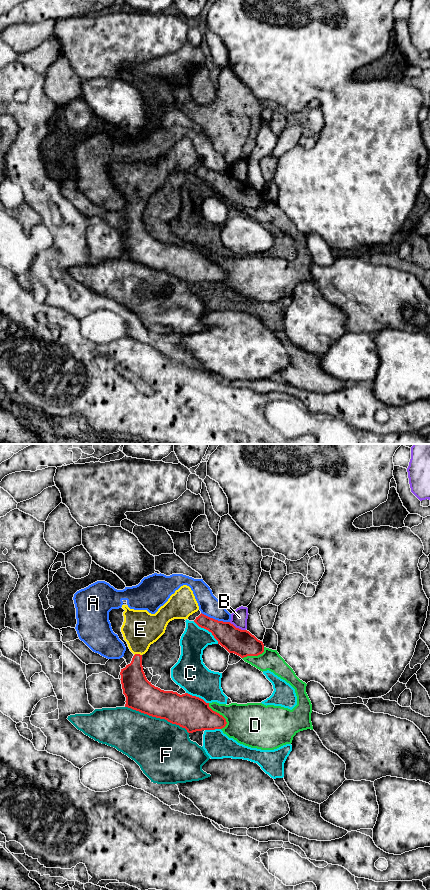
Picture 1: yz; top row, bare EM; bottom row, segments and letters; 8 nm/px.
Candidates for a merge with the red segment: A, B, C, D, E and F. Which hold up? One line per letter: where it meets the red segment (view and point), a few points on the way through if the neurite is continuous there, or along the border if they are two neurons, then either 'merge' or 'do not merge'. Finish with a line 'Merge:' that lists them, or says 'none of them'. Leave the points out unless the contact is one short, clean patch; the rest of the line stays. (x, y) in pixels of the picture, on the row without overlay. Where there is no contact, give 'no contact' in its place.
A: meets red in yz at (214, 171); do not merge
B: meets red in yz at (237, 180); do not merge
C: meets red in yz at (207, 181); do not merge
D: meets red in yz at (219, 266); do not merge
E: meets red in yz at (137, 206); runs through yz (135, 237), (137, 206), (140, 181); merge
F: meets red in yz at (157, 269); do not merge
Merge: E

